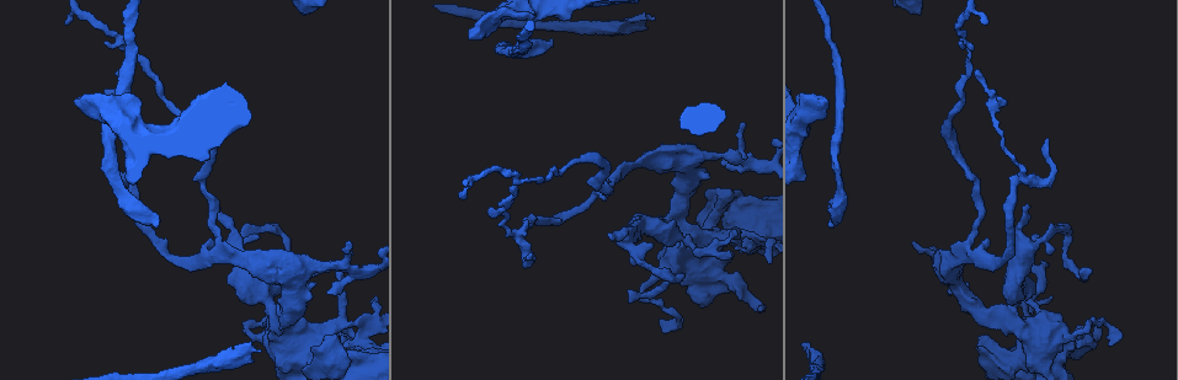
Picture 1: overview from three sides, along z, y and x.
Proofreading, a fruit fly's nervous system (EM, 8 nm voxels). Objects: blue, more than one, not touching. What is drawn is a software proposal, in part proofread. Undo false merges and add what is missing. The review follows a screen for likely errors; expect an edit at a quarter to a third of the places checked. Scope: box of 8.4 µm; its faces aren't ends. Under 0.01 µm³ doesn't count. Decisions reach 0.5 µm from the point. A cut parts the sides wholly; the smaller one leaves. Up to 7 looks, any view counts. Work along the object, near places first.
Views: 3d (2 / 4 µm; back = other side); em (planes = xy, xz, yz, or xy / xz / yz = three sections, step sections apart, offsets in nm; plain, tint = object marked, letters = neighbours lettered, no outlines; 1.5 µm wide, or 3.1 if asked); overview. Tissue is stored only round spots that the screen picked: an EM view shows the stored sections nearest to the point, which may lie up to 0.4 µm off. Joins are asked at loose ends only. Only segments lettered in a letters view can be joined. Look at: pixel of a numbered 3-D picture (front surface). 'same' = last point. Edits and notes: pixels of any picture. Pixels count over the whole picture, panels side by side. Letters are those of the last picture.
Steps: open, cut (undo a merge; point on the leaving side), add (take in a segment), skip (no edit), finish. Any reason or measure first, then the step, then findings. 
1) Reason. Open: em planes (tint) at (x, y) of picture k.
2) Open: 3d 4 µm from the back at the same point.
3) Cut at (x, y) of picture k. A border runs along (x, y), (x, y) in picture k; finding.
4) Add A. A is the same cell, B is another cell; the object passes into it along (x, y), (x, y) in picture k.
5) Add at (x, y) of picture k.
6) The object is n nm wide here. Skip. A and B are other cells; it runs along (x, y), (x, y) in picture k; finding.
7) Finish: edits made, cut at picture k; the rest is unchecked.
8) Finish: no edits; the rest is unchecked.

Sharp bend. Open: em planes (tint) at (124, 179) of picture 1.

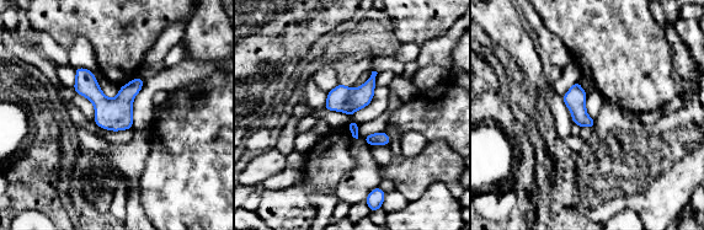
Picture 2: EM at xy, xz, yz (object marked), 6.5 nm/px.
What lies round it. Open: em planes (letters) at the same point.

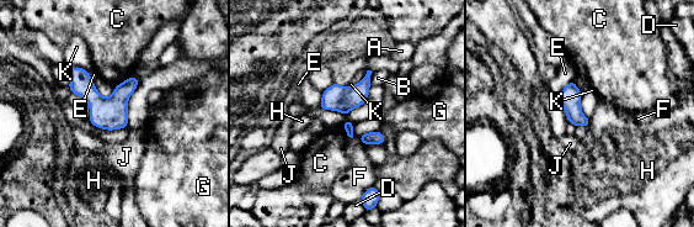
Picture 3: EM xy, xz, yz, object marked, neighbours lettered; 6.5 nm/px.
The object is 120 nm wide here. Skip. A, B, C, D, E, F, G, H, J and K are other cells; a border runs along (590, 119), (590, 123), (586, 127) in picture 3; all the same cell.

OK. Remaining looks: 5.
Free end. Open: em planes (letters) at (469, 38) of picture 1.

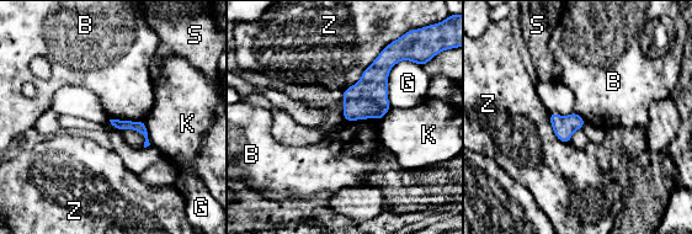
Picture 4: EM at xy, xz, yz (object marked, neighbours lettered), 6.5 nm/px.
Skip. B, G, K, S and Z are other cells; a border runs along (381, 118), (346, 121) in picture 4; no lettered segment goes on from it.

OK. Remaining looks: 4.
Tapers out. Open: 3d 2 µm at (69, 22) of picture 1.

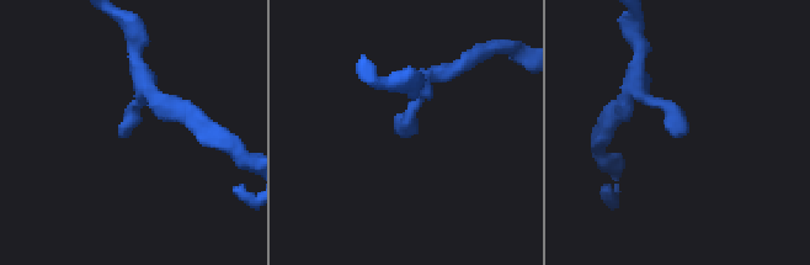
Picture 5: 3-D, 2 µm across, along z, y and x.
Open: em planes (letters) at (687, 130) of picture 5.

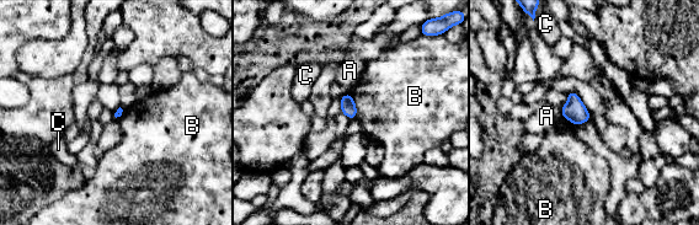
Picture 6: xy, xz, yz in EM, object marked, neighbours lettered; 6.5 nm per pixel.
Skip. A, B and C are other cells; a border runs along (348, 92), (356, 107), (356, 117) in picture 6; none of them fits.

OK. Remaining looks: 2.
Finish: no edits; the rest is unchecked.

